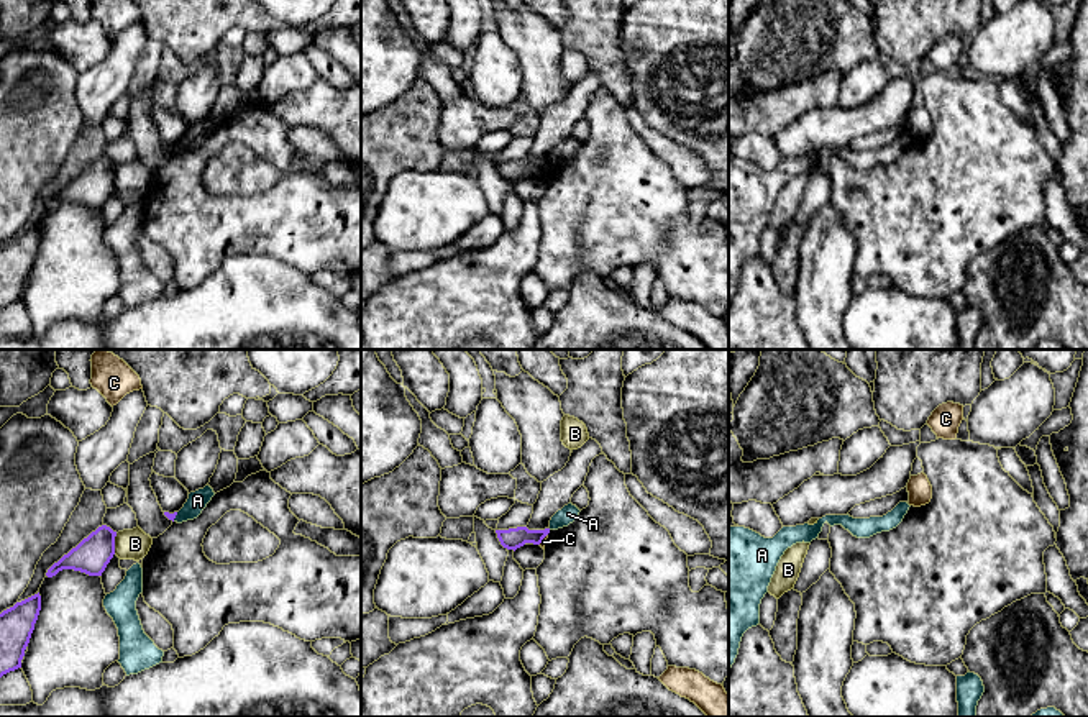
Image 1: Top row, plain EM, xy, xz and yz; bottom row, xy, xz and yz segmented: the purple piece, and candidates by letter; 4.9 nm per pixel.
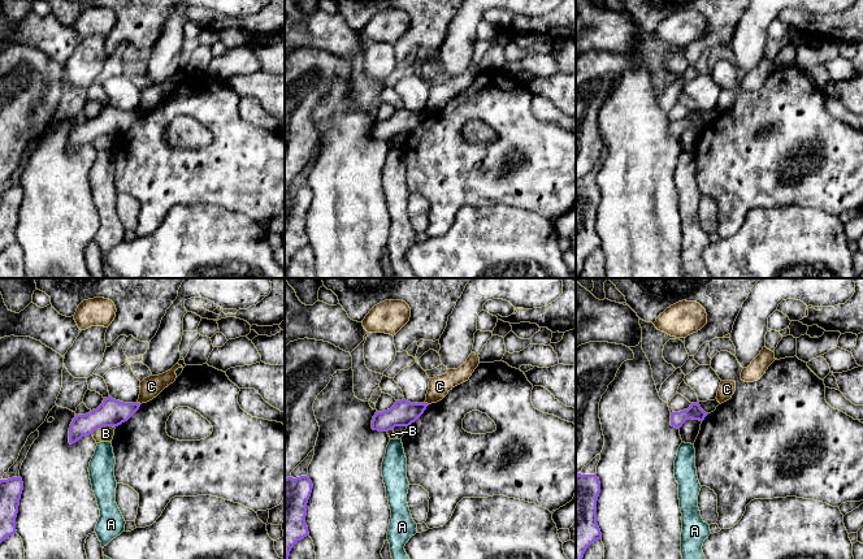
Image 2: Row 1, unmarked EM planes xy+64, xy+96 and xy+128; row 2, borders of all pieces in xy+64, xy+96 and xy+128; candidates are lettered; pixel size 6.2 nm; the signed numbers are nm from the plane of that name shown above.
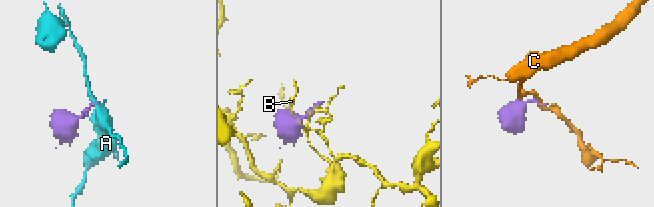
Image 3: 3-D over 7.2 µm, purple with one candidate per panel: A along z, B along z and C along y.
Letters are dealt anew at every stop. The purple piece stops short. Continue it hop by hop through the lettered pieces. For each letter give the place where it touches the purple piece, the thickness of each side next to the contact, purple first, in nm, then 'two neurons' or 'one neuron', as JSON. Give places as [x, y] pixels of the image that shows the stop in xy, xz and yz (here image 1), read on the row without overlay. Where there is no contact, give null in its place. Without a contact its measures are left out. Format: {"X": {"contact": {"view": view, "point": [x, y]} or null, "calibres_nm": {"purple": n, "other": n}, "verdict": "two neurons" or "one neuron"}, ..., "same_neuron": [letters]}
{"A": {"contact": {"view": "xy", "point": [174, 150]}, "calibres_nm": {"purple": 30, "other": 100}, "verdict": "two neurons"}, "B": {"contact": {"view": "xy", "point": [114, 176]}, "calibres_nm": {"purple": 170, "other": 150}, "verdict": "two neurons"}, "C": {"contact": {"view": "xz", "point": [544, 169]}, "calibres_nm": {"purple": 110, "other": 20}, "verdict": "two neurons"}, "same_neuron": []}

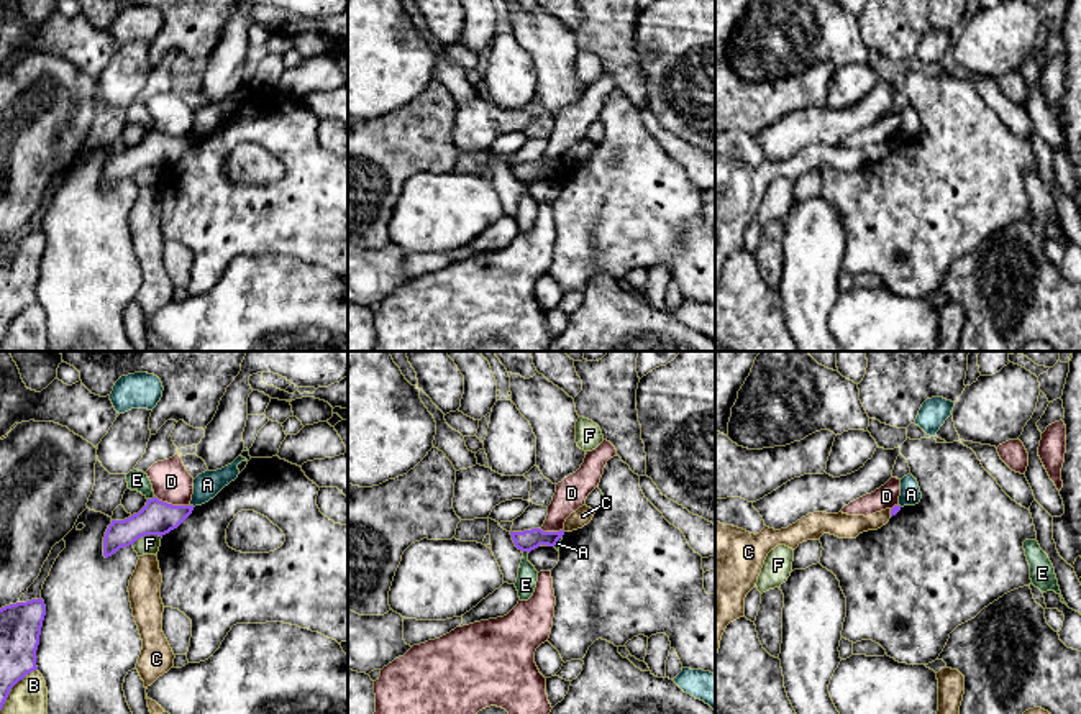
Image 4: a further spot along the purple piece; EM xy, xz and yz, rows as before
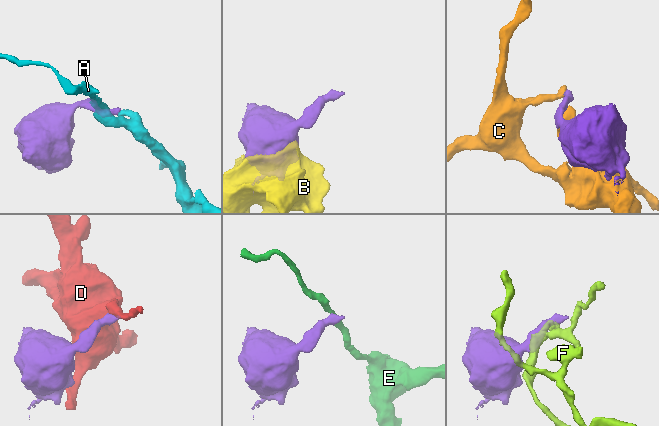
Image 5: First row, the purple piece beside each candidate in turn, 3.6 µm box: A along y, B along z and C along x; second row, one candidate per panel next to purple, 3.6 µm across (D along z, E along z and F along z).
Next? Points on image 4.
{"A": {"contact": {"view": "xz", "point": [558, 171]}, "calibres_nm": {"purple": 110, "other": 20}, "verdict": "two neurons"}, "B": {"contact": {"view": "xy", "point": [12, 319]}, "calibres_nm": {"purple": 190, "other": 240}, "verdict": "two neurons"}, "C": {"contact": {"view": "yz", "point": [891, 145]}, "calibres_nm": {"purple": 40, "other": 120}, "verdict": "two neurons"}, "D": {"contact": {"view": "xy", "point": [171, 137]}, "calibres_nm": {"purple": 170, "other": 190}, "verdict": "two neurons"}, "E": {"contact": {"view": "xz", "point": [525, 183]}, "calibres_nm": {"purple": 110, "other": 100}, "verdict": "two neurons"}, "F": {"contact": {"view": "xy", "point": [146, 166]}, "calibres_nm": {"purple": 170, "other": 100}, "verdict": "two neurons"}, "same_neuron": []}

